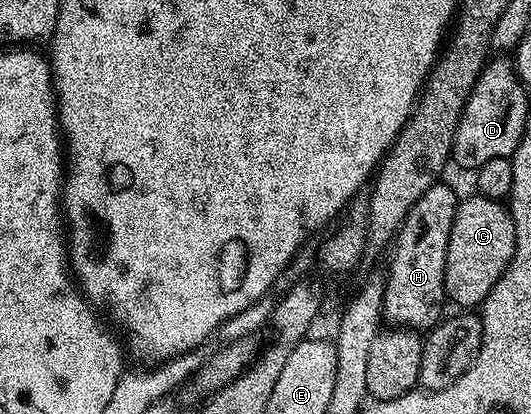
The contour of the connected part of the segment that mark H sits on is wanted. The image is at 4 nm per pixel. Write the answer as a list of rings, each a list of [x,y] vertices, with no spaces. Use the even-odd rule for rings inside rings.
[[[440,182],[429,186],[429,190],[425,190],[425,194],[421,194],[421,198],[417,198],[409,210],[405,222],[395,235],[390,249],[391,265],[385,271],[383,281],[385,298],[382,319],[388,325],[430,330],[444,315],[443,275],[449,250],[449,234],[453,230],[453,218],[459,209],[460,199],[460,193],[455,193],[446,182]]]

